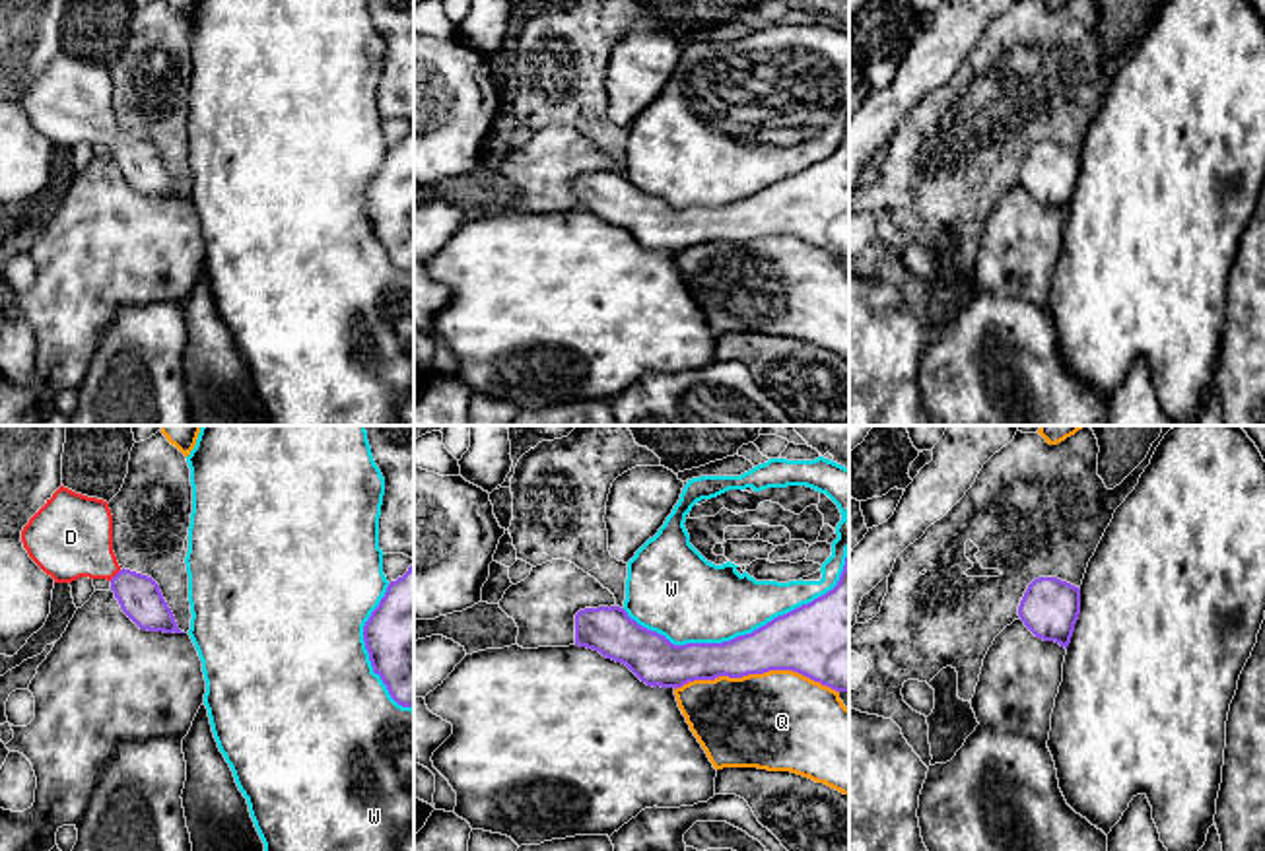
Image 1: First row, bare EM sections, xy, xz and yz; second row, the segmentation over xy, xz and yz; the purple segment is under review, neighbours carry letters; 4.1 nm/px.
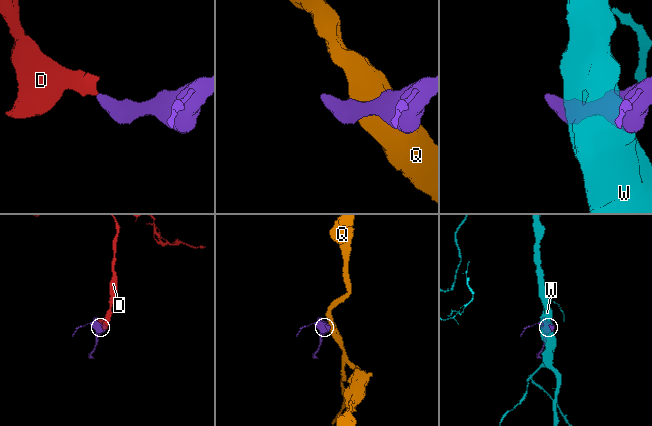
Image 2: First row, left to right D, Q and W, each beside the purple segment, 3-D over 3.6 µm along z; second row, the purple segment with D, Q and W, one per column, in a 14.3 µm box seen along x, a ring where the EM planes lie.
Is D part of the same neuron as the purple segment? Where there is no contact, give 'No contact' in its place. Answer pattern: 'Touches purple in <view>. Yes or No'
Touches purple in xy. Yes

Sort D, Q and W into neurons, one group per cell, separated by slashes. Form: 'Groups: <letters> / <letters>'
Groups: D / Q / W

